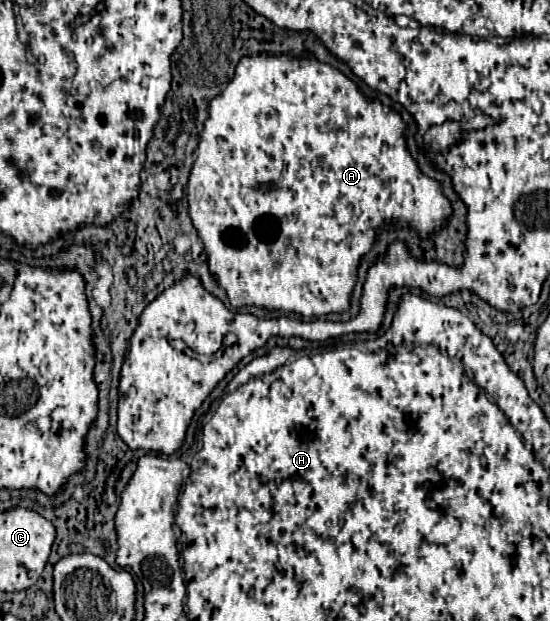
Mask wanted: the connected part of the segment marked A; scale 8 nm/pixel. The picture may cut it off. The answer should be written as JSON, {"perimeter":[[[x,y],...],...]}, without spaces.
{"perimeter":[[[251,56],[241,58],[235,70],[235,78],[229,82],[225,92],[211,100],[209,118],[205,120],[201,142],[197,148],[197,160],[193,164],[189,184],[187,184],[187,198],[189,198],[189,216],[193,226],[197,228],[205,252],[209,256],[209,270],[217,276],[217,282],[225,288],[231,304],[235,308],[241,306],[263,306],[269,310],[285,310],[295,312],[301,316],[323,316],[329,312],[345,312],[349,308],[349,296],[355,286],[355,270],[359,258],[371,250],[375,234],[383,220],[393,218],[397,224],[407,224],[425,238],[433,228],[439,228],[445,218],[451,216],[451,204],[441,194],[439,182],[423,176],[409,156],[403,138],[403,120],[399,114],[391,112],[379,100],[367,100],[357,92],[355,84],[341,74],[339,70],[331,68],[329,64],[321,64],[313,58],[299,58],[289,60],[287,56]]]}

